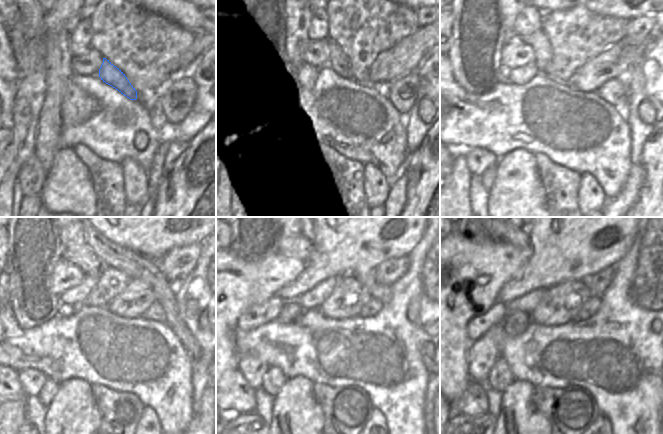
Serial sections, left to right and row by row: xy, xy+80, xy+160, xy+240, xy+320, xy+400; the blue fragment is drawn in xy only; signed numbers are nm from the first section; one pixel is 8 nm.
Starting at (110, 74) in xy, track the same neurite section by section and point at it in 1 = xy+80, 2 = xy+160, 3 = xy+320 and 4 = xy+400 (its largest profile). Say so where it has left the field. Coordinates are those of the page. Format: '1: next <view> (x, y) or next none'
1: next xy+80 (328, 63)
2: next xy+160 (537, 41)
3: next xy+320 (298, 247)
4: next xy+400 (518, 237)

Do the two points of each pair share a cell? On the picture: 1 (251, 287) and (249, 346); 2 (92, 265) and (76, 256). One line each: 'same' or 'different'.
1: different
2: same

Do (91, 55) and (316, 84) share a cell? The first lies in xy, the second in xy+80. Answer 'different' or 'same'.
different

